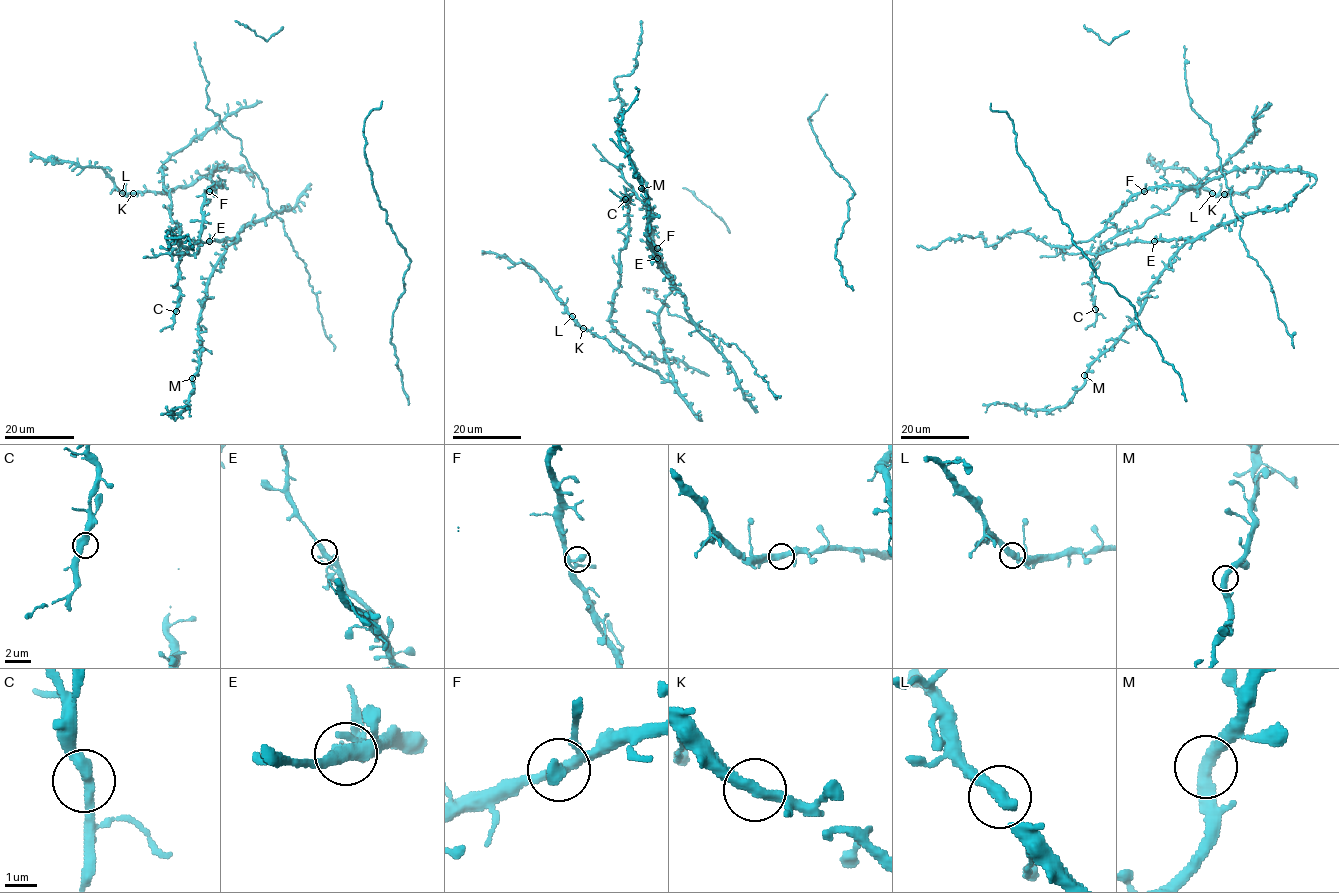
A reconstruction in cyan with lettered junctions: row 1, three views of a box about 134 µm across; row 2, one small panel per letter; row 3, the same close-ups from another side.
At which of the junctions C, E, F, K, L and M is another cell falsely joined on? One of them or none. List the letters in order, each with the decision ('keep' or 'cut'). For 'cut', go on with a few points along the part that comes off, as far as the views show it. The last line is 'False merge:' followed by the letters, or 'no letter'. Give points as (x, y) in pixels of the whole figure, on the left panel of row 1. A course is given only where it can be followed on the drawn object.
C: keep
E: keep
F: keep
K: keep
L: keep
M: keep
False merge: no letter

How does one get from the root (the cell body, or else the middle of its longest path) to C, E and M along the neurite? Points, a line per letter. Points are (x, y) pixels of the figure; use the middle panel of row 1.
C: (692, 319), (686, 311), (685, 298), (647, 242), (644, 203), (636, 194), (629, 203), (626, 195), (625, 199)
E: (692, 319), (686, 311), (685, 298), (657, 258)
M: (692, 319), (686, 311), (684, 295), (663, 272), (648, 244), (647, 195), (641, 188)

